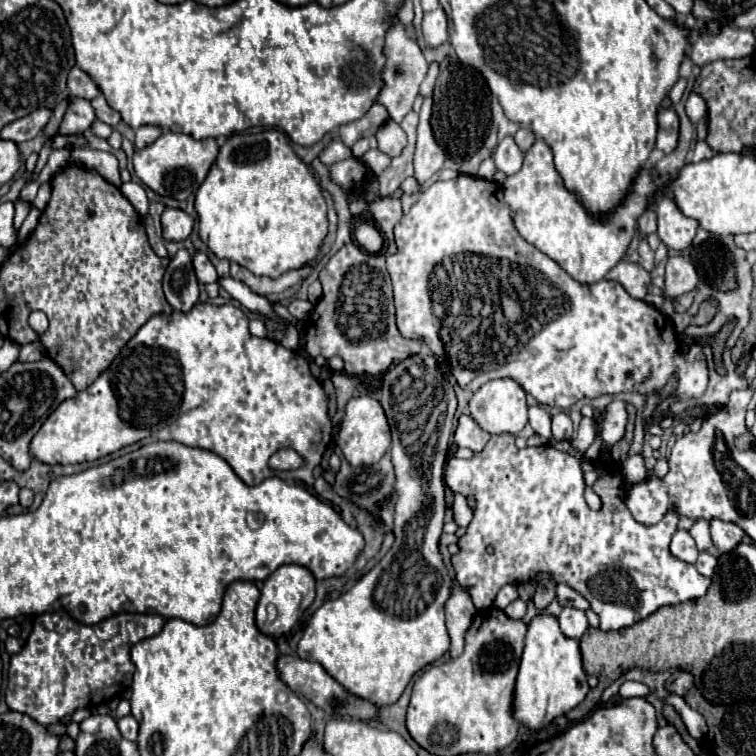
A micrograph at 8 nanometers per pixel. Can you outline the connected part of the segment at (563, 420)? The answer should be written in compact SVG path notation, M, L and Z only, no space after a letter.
M556 413L552 417L552 435L556 439L570 439L572 437L572 419L568 417L568 413Z

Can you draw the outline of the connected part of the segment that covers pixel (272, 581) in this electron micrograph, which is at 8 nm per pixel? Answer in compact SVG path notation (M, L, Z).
M282 565L282 567L278 567L266 579L266 583L262 587L262 595L260 595L258 609L256 609L258 629L264 635L274 637L274 639L288 633L298 623L302 613L312 605L314 595L316 595L316 579L310 573L310 569L306 569L302 565Z

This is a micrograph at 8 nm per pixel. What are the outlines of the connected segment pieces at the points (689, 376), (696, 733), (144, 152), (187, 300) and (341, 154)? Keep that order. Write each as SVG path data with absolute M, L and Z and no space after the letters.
M458 175L456 179L450 179L450 181L436 181L420 195L420 199L412 205L412 209L398 221L398 225L394 227L394 241L396 241L396 253L388 257L388 273L390 273L392 289L394 289L398 329L406 339L416 339L416 341L426 343L438 359L444 359L462 389L476 391L482 383L486 383L490 379L512 377L540 405L570 407L572 403L576 403L580 399L594 399L594 397L616 395L616 393L624 393L624 391L652 395L652 393L662 391L668 385L668 381L676 375L676 391L666 395L666 399L660 401L654 409L654 417L664 417L666 411L670 411L670 407L678 399L698 399L704 395L704 391L708 387L708 367L706 367L702 343L692 343L688 351L680 351L672 323L666 321L666 317L654 305L648 305L646 301L630 297L628 291L618 281L602 279L602 281L586 285L586 283L578 283L576 279L572 279L554 259L550 259L548 255L538 251L534 245L530 245L526 239L522 239L522 235L514 227L512 209L504 201L502 187L494 181L478 179L472 175Z
M671 693L666 698L666 703L672 705L684 721L688 733L695 738L701 739L708 731L704 717L696 710L690 708L683 697Z
M164 131L152 145L138 149L134 153L134 171L144 185L148 185L158 195L174 197L174 199L188 199L206 179L210 167L218 157L218 143L216 139L192 139L188 135L180 135L174 131Z
M178 249L164 273L164 295L176 311L190 311L198 301L198 281L188 249Z
M332 141L322 153L320 153L320 161L324 165L334 165L338 161L344 161L344 159L350 159L352 157L352 149L346 147L342 141Z

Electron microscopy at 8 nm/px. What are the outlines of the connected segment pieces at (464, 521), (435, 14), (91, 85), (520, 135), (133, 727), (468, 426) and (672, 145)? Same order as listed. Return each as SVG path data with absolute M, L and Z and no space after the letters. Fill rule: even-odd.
M456 493L456 499L454 499L454 521L462 527L462 529L466 529L468 525L470 525L470 507L468 507L468 503L466 503L466 497L464 495L460 495L460 493Z
M438 7L436 11L424 13L422 35L428 47L440 47L442 43L448 41L448 23L442 7Z
M72 67L72 71L68 73L68 87L74 97L88 99L88 101L92 101L100 93L96 83L78 67Z
M520 127L520 129L516 131L514 139L516 139L516 143L518 143L518 147L520 147L522 151L528 151L528 147L532 147L532 143L536 141L532 129L528 129L528 127Z
M126 715L126 717L118 719L118 729L128 741L136 741L136 737L138 737L138 721L132 715Z
M460 415L458 427L454 433L454 441L458 447L468 447L474 453L478 453L484 449L488 439L490 439L490 433L484 431L470 415Z
M660 109L658 111L658 139L656 147L664 153L672 153L678 145L678 129L680 121L674 109Z

